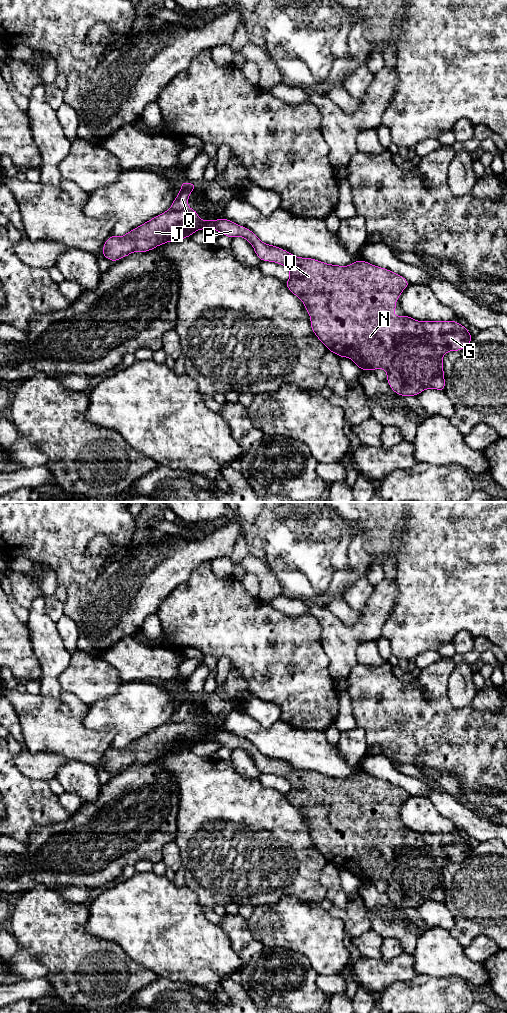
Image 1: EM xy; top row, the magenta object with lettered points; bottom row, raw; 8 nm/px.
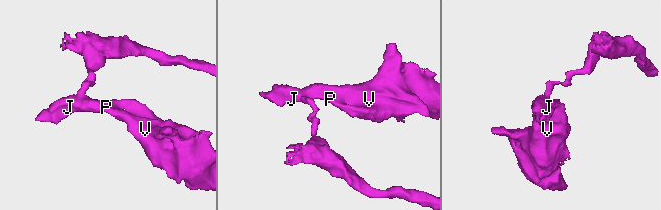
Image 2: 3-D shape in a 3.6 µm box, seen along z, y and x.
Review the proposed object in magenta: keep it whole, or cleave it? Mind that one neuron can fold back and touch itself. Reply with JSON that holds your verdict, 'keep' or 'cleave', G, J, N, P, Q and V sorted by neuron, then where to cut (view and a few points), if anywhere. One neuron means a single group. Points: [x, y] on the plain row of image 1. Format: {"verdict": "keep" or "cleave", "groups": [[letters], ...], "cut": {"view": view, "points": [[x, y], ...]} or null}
{"verdict": "cleave", "groups": [["G", "J", "N", "P", "V"], ["Q"]], "cut": {"view": "xy", "points": [[187, 719], [181, 722], [171, 721]]}}

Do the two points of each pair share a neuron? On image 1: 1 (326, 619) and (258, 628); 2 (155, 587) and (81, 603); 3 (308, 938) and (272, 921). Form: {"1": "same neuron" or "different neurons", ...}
{"1": "different neurons", "2": "same neuron", "3": "same neuron"}

